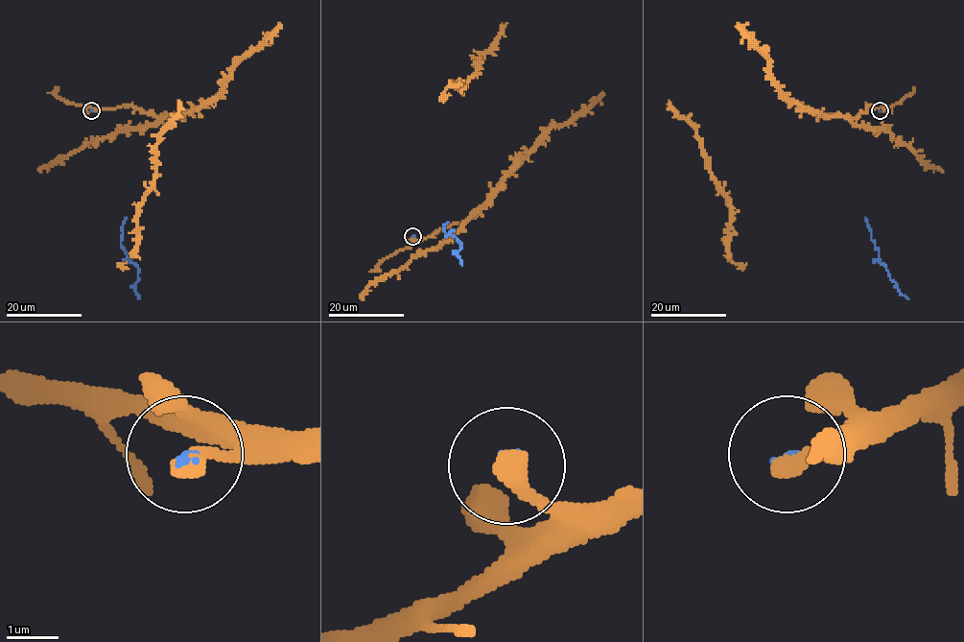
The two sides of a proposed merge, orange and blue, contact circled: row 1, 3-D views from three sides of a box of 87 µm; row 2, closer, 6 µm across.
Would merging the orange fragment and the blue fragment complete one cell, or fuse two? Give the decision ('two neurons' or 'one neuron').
two neurons

